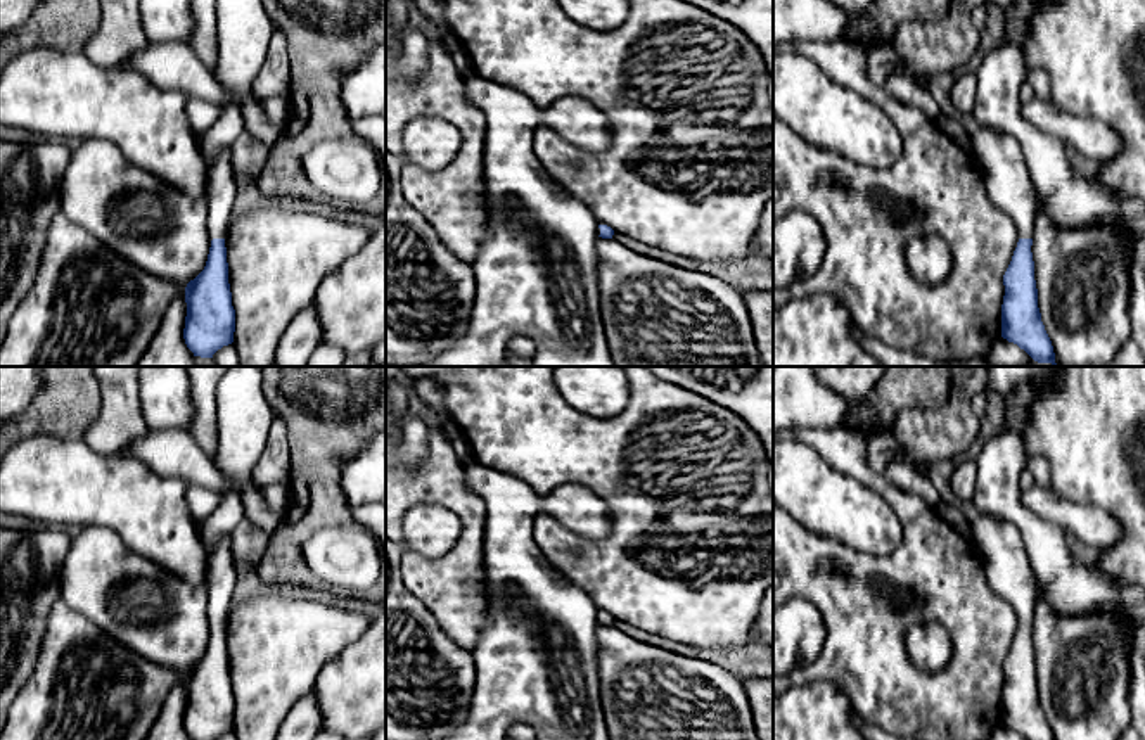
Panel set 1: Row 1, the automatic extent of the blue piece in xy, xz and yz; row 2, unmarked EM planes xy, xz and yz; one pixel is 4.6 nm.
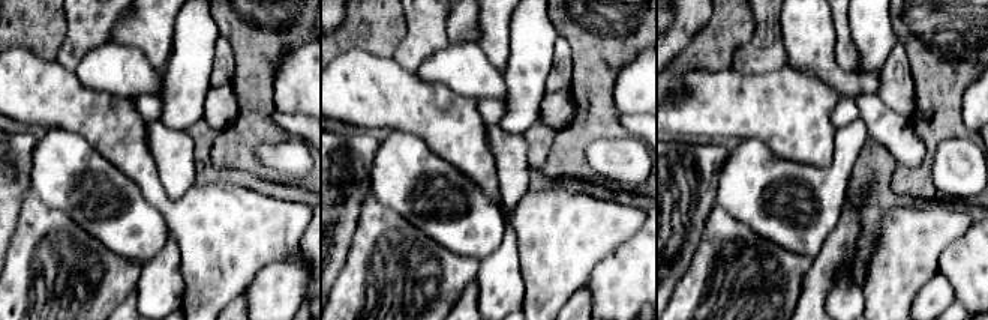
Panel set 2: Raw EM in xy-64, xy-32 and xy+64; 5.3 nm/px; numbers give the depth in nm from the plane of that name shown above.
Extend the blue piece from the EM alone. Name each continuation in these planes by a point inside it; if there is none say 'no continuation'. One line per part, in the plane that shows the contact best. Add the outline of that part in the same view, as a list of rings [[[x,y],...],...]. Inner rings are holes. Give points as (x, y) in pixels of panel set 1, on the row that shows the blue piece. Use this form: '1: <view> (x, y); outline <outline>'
1: xy (218, 184); outline [[[197,133],[202,156],[204,180],[202,188],[208,201],[208,226],[213,239],[225,239],[227,225],[237,195],[235,183],[235,149],[223,149],[209,161],[204,152],[204,135]]]

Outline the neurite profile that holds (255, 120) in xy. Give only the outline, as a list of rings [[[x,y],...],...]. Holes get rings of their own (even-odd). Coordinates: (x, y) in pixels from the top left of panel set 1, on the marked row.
[[[254,95],[240,97],[239,107],[242,109],[246,130],[249,130],[256,138],[259,138],[268,150],[273,149],[284,126],[277,126],[268,121],[259,99],[256,99]]]

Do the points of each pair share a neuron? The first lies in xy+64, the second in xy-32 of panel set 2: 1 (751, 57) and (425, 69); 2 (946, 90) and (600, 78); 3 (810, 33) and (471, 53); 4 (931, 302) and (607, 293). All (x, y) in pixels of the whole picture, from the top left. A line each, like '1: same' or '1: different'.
1: different
2: same
3: different
4: different

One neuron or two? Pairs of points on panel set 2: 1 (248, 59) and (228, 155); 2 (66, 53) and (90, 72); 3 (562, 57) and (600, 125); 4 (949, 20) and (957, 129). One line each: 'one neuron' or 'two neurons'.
1: one neuron
2: two neurons
3: two neurons
4: one neuron

